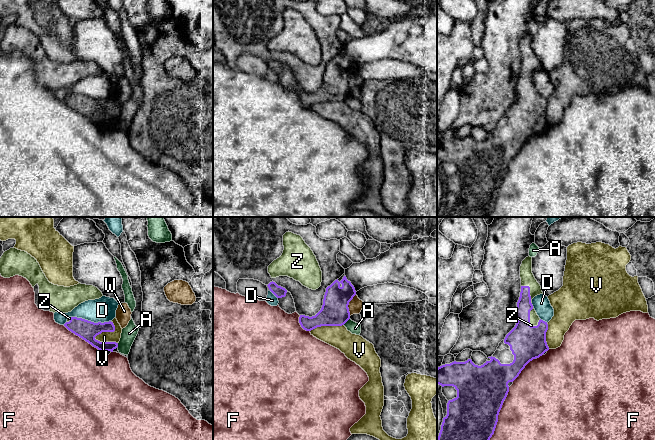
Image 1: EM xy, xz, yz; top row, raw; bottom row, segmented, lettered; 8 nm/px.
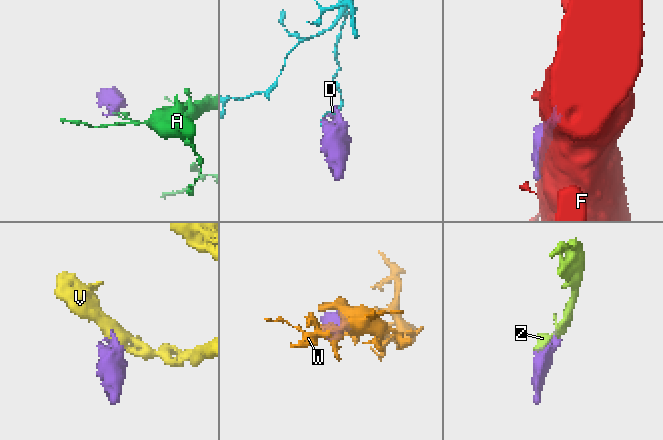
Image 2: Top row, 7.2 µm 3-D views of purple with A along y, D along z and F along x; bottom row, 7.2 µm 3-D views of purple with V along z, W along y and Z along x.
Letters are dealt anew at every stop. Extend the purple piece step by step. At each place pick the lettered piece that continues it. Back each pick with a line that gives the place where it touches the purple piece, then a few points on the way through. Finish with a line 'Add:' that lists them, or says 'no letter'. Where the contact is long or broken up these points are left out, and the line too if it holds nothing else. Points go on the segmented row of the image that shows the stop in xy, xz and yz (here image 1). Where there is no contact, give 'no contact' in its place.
Z: meets purple in yz at (529, 319)
Add: Z

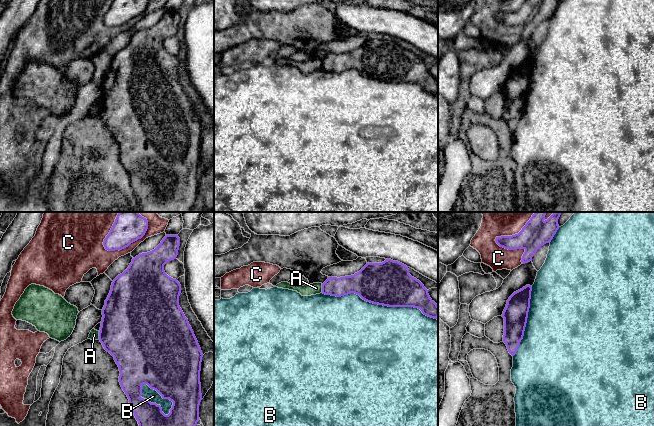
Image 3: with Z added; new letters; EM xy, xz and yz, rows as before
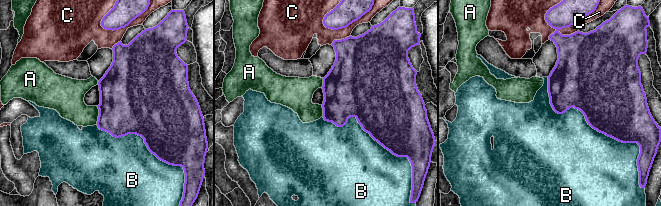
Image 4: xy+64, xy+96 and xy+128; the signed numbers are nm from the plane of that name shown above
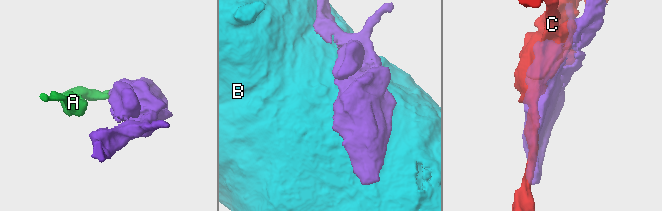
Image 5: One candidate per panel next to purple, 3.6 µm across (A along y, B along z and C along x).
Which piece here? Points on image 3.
Add: no letter

